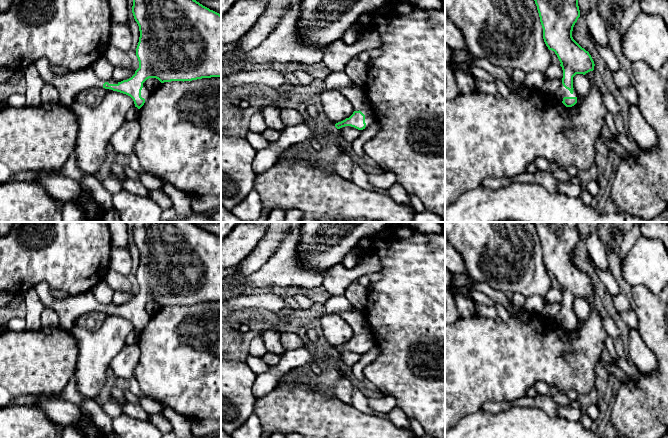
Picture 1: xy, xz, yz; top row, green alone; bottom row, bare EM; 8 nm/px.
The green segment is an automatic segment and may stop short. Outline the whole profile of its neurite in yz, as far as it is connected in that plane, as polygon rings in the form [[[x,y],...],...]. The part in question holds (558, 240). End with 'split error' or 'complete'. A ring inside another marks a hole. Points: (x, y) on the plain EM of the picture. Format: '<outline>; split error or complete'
[[[533,222],[537,230],[540,246],[543,252],[543,263],[549,274],[557,279],[563,294],[562,308],[556,316],[555,321],[566,331],[572,331],[577,327],[577,317],[573,312],[573,301],[594,294],[594,285],[584,272],[582,272],[572,261],[575,247],[580,241],[578,230],[579,222]]]; split error

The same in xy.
[[[133,222],[132,237],[140,255],[136,272],[139,292],[127,304],[121,306],[116,306],[113,303],[108,305],[100,304],[90,291],[65,298],[55,298],[51,295],[49,286],[45,281],[40,281],[35,285],[34,289],[43,305],[57,312],[59,326],[63,330],[71,330],[80,315],[98,311],[130,320],[134,325],[135,331],[140,333],[151,319],[151,316],[145,310],[145,305],[149,302],[156,302],[161,307],[164,307],[221,301],[221,239],[219,237],[203,230],[193,222]]]; split error

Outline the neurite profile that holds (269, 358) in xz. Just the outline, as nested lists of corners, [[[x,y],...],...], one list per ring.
[[[267,351],[266,354],[262,357],[262,359],[269,366],[273,366],[280,362],[282,355],[283,354],[275,354]]]

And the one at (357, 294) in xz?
[[[353,282],[348,286],[344,296],[356,310],[360,311],[364,309],[367,301],[367,290],[365,286]]]

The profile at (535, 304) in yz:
[[[533,295],[526,298],[524,308],[532,314],[541,314],[545,308],[546,301],[540,295]]]

